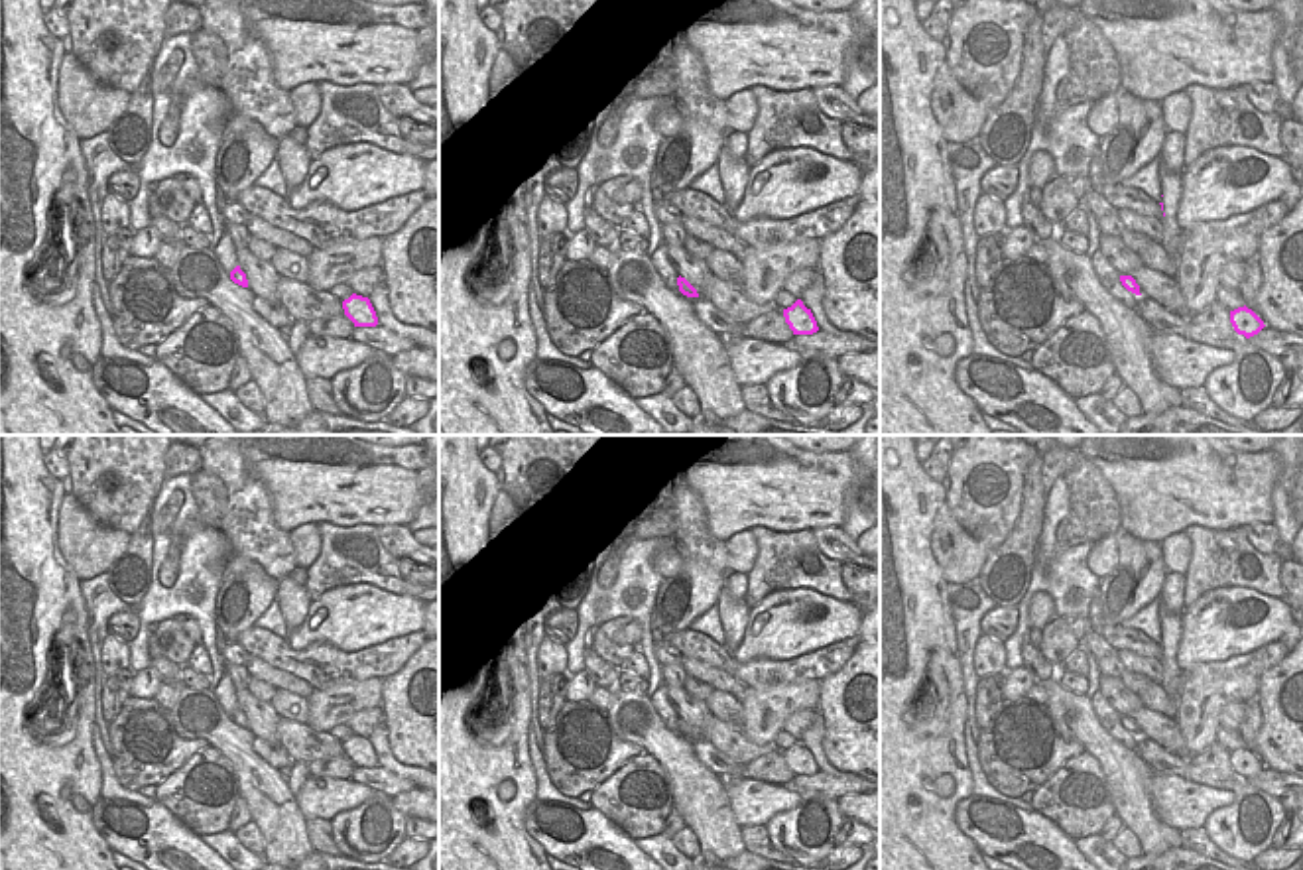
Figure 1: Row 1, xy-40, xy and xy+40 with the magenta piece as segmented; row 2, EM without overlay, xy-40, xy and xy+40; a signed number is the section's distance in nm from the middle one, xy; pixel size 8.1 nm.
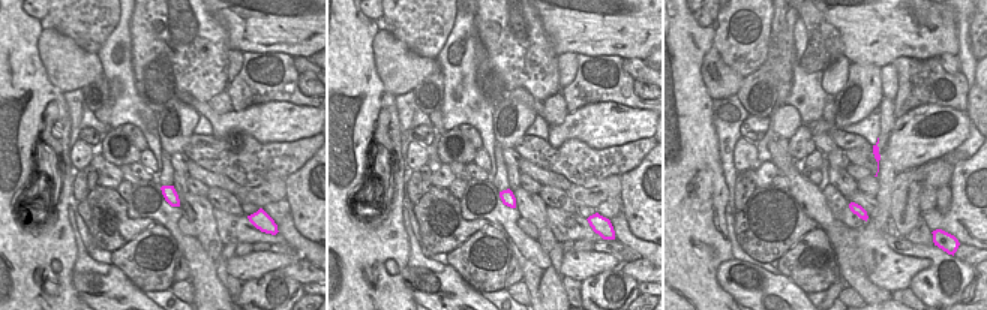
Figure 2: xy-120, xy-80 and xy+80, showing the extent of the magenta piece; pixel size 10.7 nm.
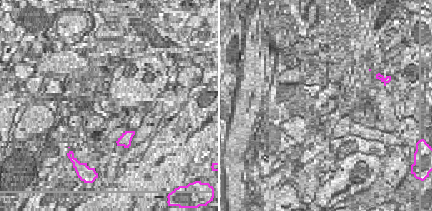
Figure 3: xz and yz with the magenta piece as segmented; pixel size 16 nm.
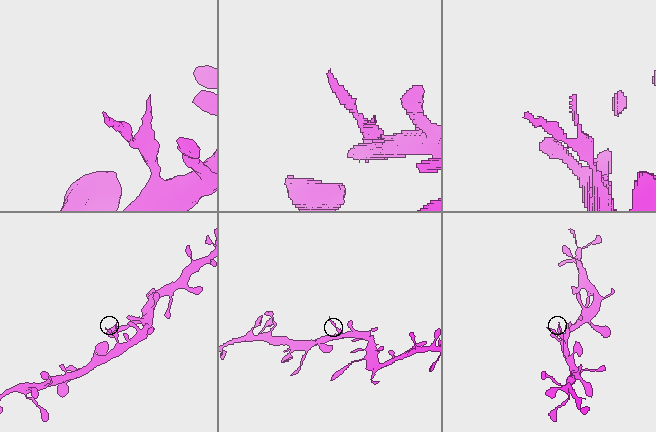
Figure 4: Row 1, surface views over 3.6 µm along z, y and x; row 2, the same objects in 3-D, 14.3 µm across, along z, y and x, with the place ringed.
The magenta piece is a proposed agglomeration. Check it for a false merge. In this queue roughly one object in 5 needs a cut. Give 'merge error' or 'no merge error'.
no merge error

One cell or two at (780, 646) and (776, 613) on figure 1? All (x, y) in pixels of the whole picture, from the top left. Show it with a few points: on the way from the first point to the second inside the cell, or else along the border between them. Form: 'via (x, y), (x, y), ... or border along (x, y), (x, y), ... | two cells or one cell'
via (780, 638), (780, 621) | one cell

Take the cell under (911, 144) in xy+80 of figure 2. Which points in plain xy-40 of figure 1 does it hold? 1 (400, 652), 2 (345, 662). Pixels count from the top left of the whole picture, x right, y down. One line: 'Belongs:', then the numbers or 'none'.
Belongs: none

